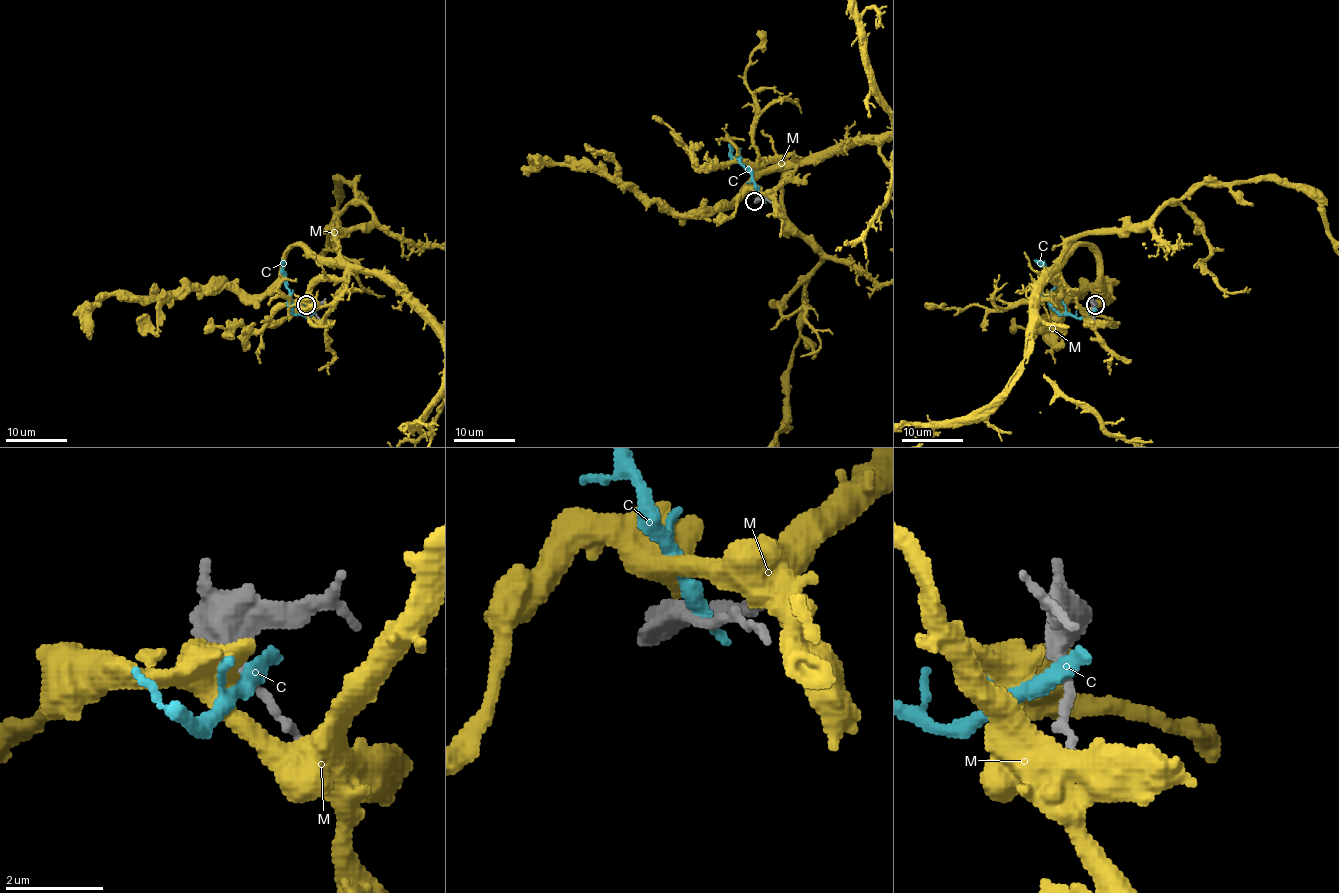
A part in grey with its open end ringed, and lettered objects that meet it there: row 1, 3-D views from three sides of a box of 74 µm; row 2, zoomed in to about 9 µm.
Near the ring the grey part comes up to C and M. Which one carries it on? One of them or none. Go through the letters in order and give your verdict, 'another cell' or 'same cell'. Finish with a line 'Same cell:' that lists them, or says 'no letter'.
C: another cell
M: another cell
Same cell: no letter

